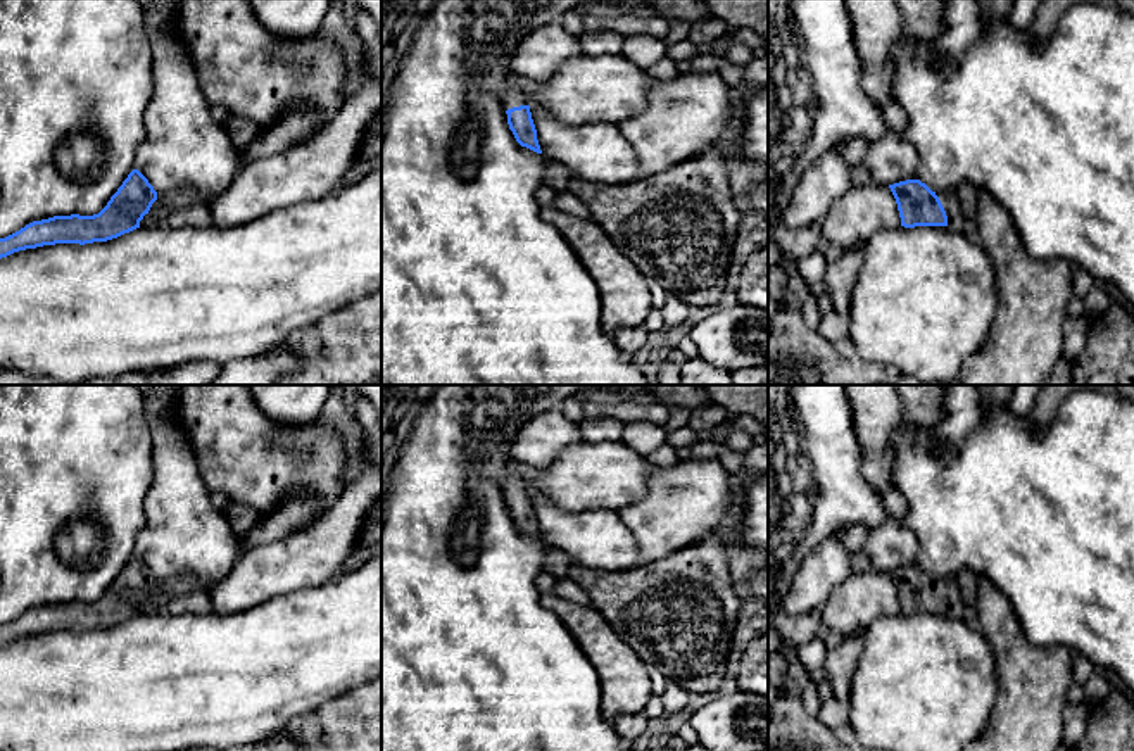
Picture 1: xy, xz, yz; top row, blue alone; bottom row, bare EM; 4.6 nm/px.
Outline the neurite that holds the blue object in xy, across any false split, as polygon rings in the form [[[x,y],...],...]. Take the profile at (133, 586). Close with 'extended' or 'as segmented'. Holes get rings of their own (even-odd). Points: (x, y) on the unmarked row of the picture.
[[[133,556],[107,592],[93,603],[54,603],[33,608],[19,618],[0,625],[0,646],[14,639],[55,630],[93,630],[117,625],[140,615],[157,587],[148,566]]] | as segmented

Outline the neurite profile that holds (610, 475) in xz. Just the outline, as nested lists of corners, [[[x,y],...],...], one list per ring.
[[[580,442],[540,470],[540,480],[530,492],[544,494],[551,504],[571,513],[620,511],[647,494],[652,468],[623,442]]]

